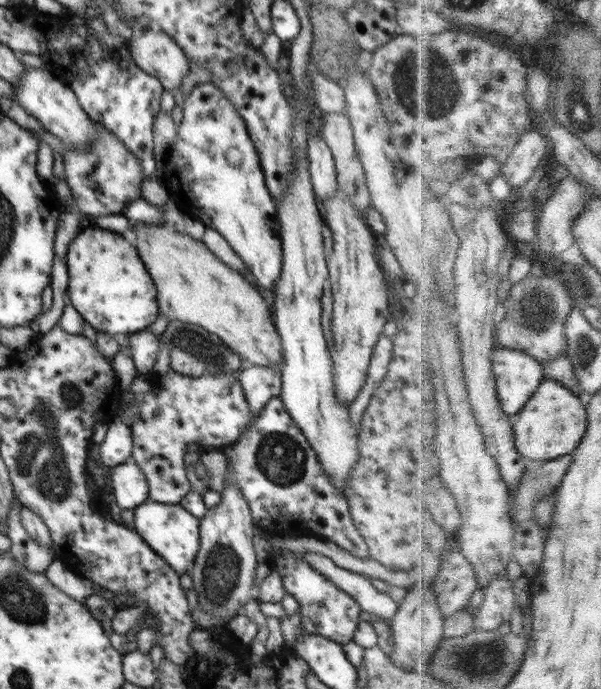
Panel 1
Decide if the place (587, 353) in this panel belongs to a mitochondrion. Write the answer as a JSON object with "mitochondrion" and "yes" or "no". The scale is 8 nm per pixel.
{"mitochondrion":"yes"}

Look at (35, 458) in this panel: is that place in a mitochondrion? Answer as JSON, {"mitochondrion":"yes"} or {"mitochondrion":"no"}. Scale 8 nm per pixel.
{"mitochondrion":"yes"}

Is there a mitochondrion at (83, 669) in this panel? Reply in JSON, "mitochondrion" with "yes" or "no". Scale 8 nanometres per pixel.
{"mitochondrion":"no"}

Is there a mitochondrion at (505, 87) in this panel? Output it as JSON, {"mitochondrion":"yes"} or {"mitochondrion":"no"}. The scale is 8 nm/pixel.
{"mitochondrion":"no"}

